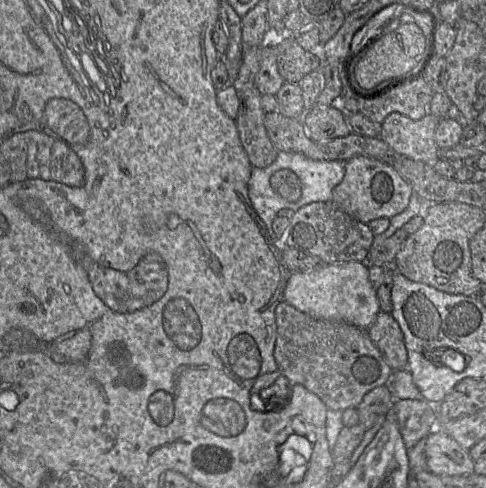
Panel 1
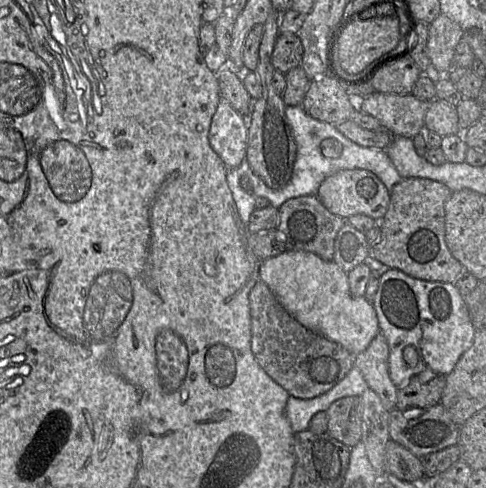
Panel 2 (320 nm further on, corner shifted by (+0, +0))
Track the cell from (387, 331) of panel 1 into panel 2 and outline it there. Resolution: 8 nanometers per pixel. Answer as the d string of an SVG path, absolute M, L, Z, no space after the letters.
M378 332L369 346L354 356L354 367L379 396L383 407L388 411L397 408L397 387L389 376L389 346L384 335Z

